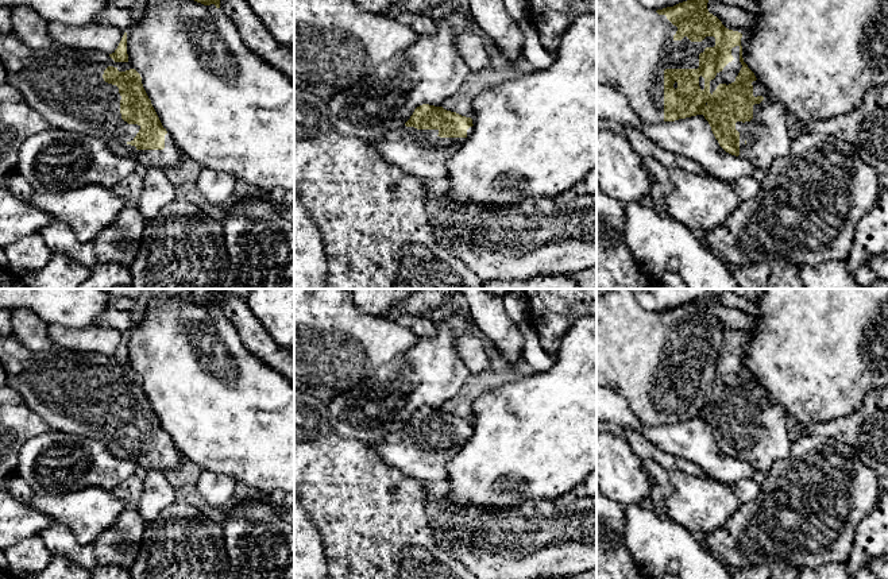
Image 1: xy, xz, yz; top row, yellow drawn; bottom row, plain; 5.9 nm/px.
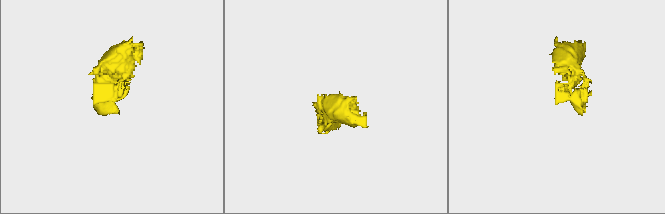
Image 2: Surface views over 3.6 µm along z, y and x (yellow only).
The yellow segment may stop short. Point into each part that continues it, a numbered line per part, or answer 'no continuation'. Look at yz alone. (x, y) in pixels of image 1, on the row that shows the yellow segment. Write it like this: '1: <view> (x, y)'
1: yz (634, 45)

